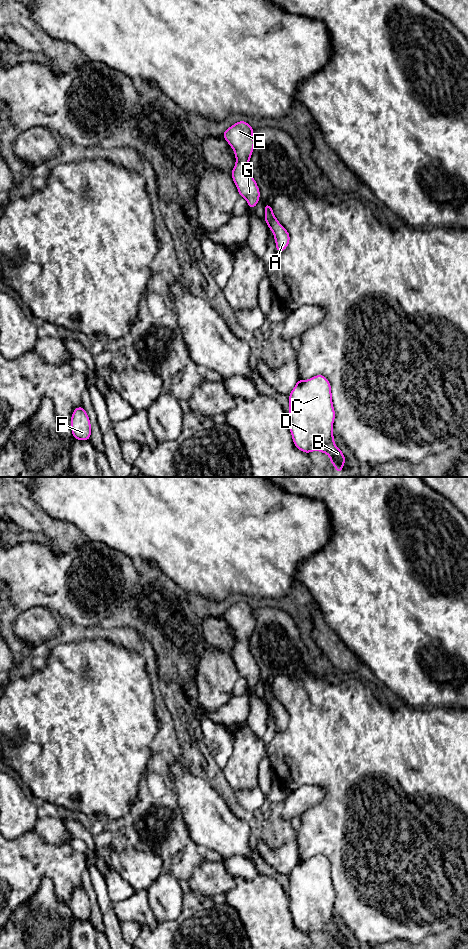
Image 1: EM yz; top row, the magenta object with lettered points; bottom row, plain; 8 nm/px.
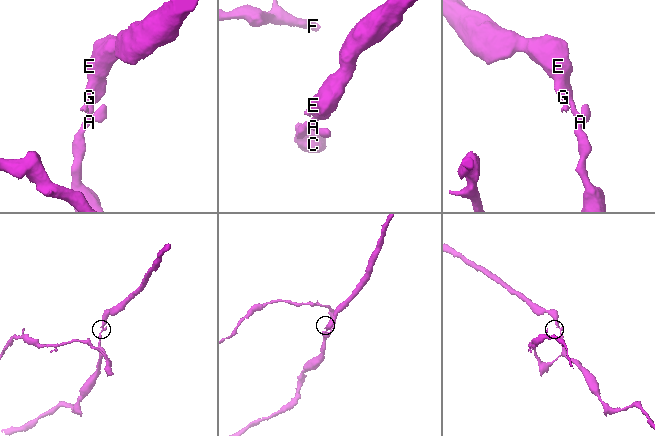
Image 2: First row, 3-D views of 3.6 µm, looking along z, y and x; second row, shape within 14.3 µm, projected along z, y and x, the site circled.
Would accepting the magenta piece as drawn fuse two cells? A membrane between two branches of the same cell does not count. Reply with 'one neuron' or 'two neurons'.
one neuron

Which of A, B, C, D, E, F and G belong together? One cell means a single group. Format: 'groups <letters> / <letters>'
groups A B C D E F G

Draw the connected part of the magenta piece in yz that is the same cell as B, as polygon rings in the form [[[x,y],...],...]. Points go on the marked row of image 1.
[[[318,374],[308,380],[298,379],[289,397],[289,429],[293,443],[297,449],[308,454],[320,451],[330,456],[329,460],[338,474],[343,471],[346,458],[343,452],[334,443],[333,423],[335,421],[335,409],[333,407],[330,381]]]

